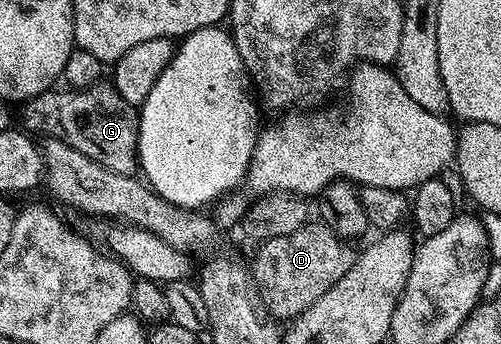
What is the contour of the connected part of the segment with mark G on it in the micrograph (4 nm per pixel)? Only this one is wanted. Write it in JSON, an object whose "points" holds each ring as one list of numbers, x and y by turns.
{"points":[[109,82,92,83,88,88,73,88,67,92,50,90,24,101,20,127,26,133,46,132,46,137,64,140,67,146,87,154,99,166,115,174,134,175,137,163,137,121,139,112,127,103]]}

